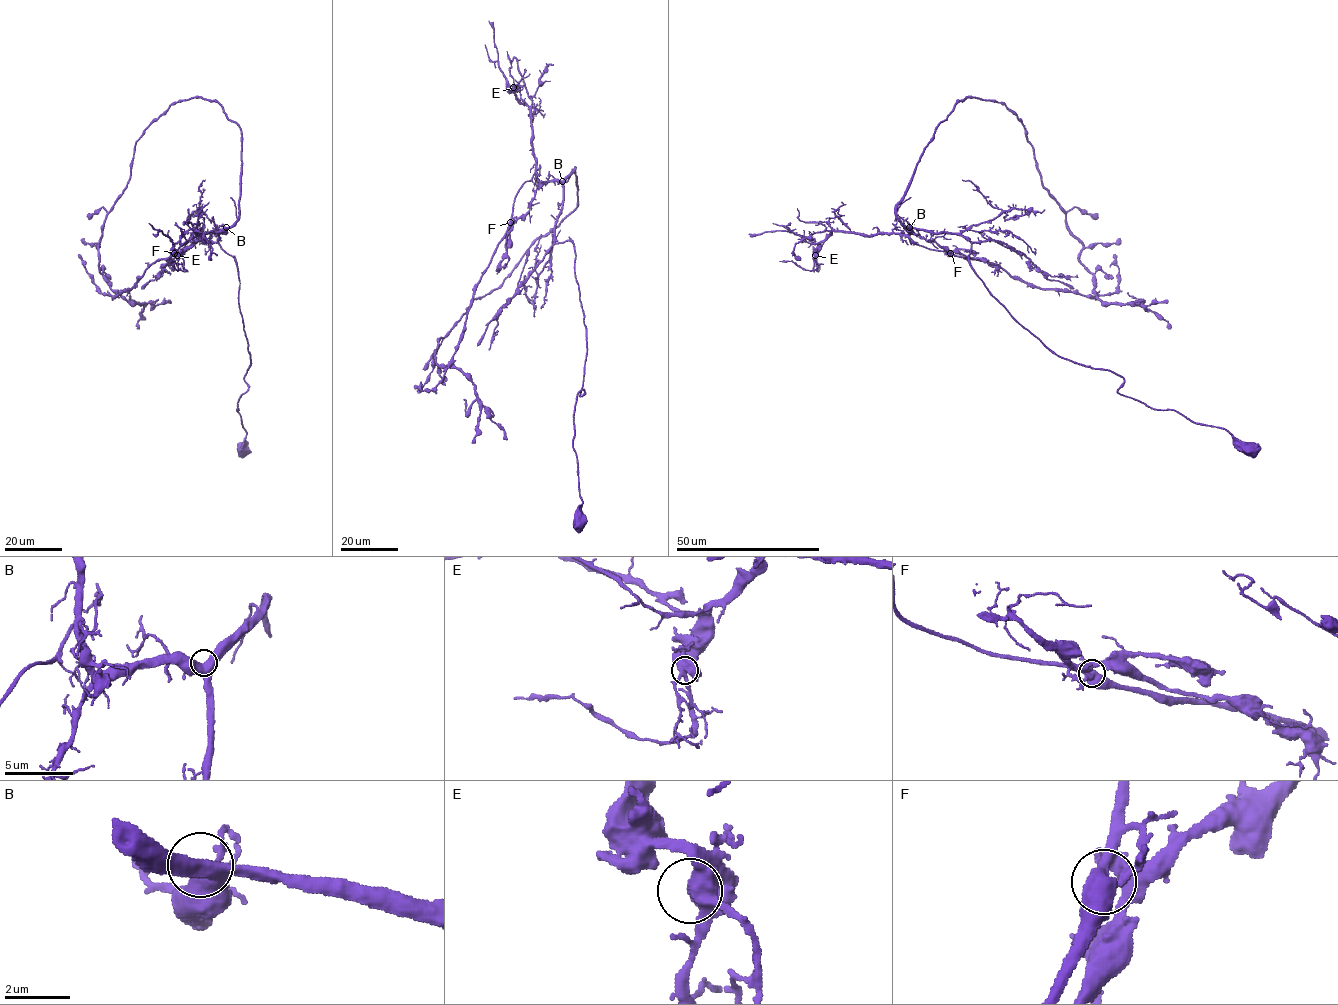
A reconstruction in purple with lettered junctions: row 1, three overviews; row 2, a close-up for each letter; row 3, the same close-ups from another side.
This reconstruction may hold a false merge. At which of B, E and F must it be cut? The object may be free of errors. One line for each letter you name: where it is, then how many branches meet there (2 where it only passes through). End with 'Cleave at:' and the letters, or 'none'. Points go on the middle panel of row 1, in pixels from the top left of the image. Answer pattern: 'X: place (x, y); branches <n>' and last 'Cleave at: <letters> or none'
F: place (510, 222); branches 4
Cleave at: F

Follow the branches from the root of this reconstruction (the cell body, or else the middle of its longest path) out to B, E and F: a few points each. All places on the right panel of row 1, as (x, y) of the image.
B: (1248, 451), (1225, 429), (1120, 394), (1124, 379), (1109, 371), (1053, 353), (990, 292), (969, 240), (909, 227)
E: (1248, 451), (1053, 353), (960, 235), (833, 229), (815, 255)
F: (1248, 451), (1053, 353), (990, 292), (969, 240), (909, 231), (951, 253)

